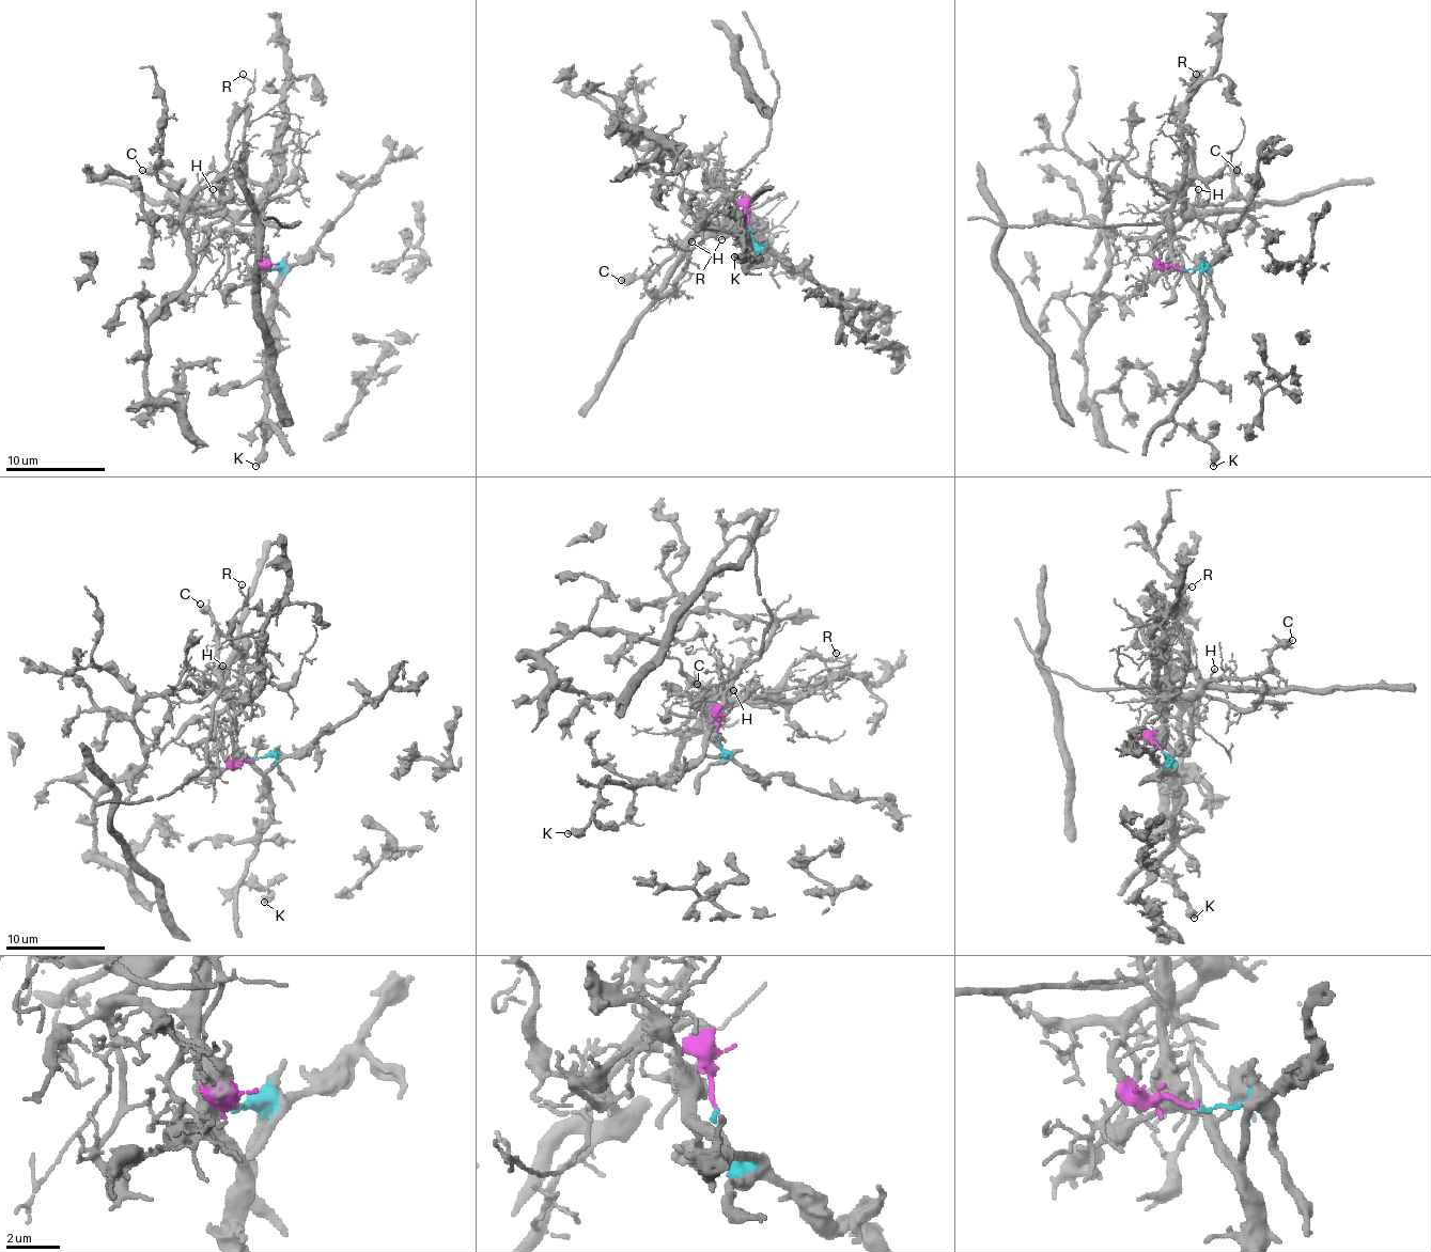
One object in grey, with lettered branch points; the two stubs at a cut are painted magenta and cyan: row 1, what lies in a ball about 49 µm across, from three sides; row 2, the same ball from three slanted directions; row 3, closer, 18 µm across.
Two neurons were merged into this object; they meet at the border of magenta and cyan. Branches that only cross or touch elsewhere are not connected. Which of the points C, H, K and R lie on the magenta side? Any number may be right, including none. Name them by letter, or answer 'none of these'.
C, H, R

